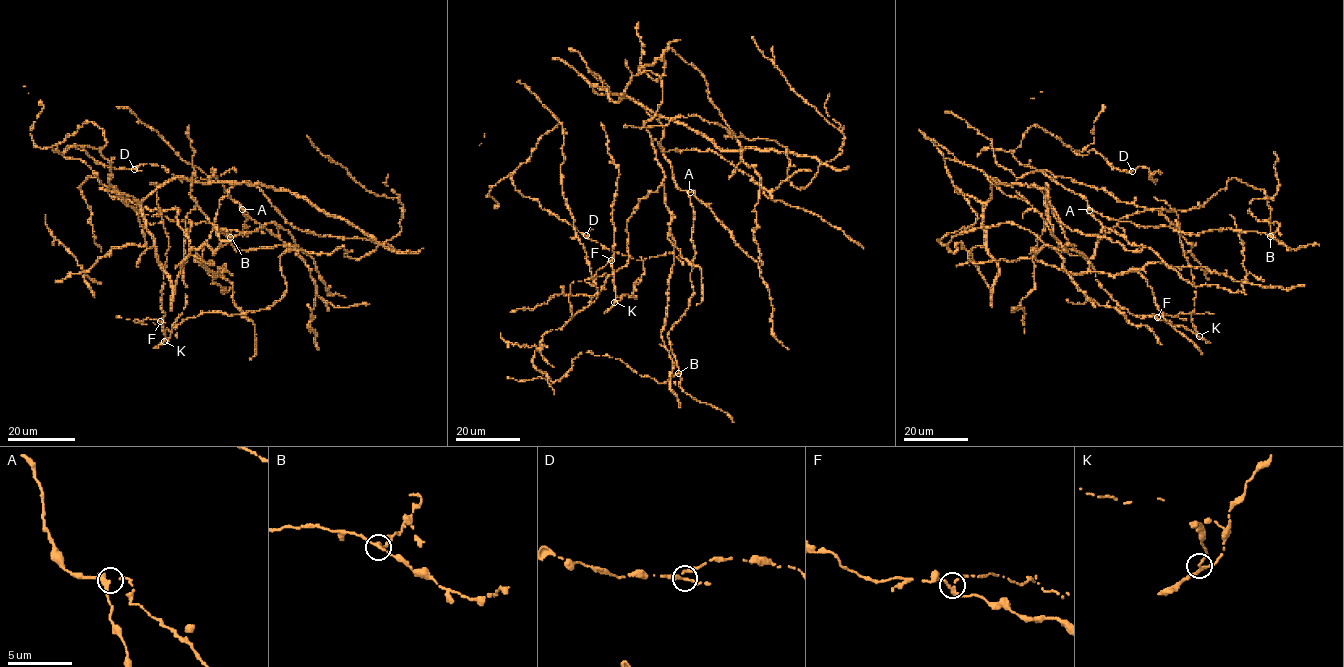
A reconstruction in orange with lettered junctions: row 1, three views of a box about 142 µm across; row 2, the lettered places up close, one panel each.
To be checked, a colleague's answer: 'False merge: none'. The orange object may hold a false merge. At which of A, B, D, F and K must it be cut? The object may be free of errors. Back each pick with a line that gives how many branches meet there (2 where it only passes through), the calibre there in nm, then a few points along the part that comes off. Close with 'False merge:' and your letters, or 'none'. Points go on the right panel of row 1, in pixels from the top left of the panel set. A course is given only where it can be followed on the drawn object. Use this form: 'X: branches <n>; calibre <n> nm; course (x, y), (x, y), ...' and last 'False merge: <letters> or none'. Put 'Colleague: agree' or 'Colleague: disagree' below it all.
D: branches 3; calibre 200 nm; course (1132, 171), (1137, 167), (1145, 167), (1157, 181), (1153, 181), (1149, 177), (1156, 171), (1161, 174)
False merge: D
Colleague: disagree

